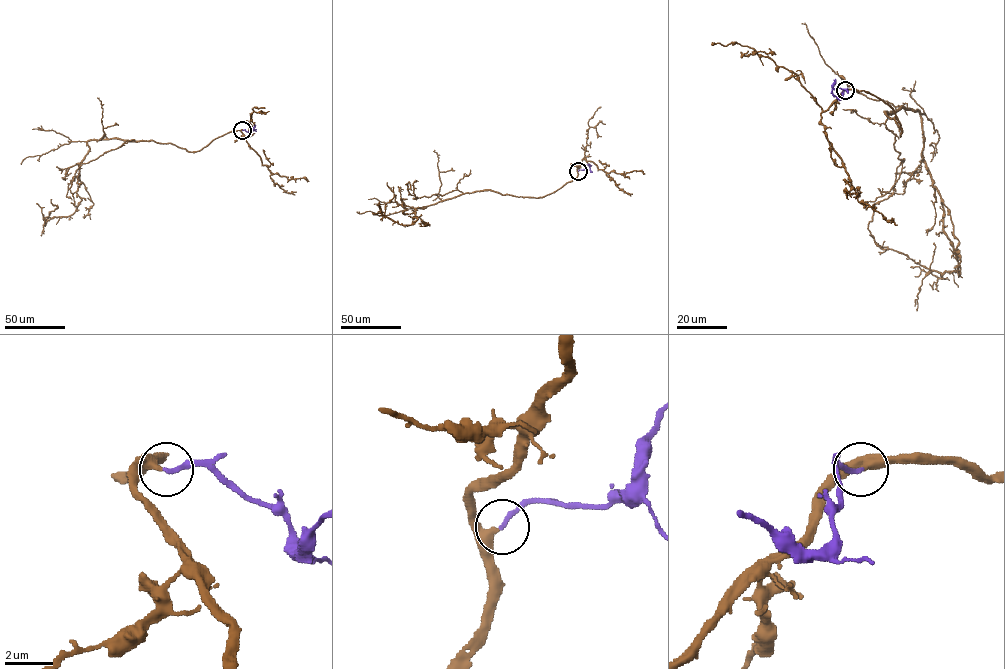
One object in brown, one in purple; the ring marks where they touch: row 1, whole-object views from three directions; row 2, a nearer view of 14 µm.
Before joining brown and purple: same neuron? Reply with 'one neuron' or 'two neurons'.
one neuron

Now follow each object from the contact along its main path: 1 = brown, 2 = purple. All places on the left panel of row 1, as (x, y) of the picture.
1: (242, 130), (195, 151), (153, 140), (88, 140), (79, 164), (77, 209), (49, 218), (58, 207), (51, 199)
2: (242, 130), (249, 134), (254, 129), (256, 131)

